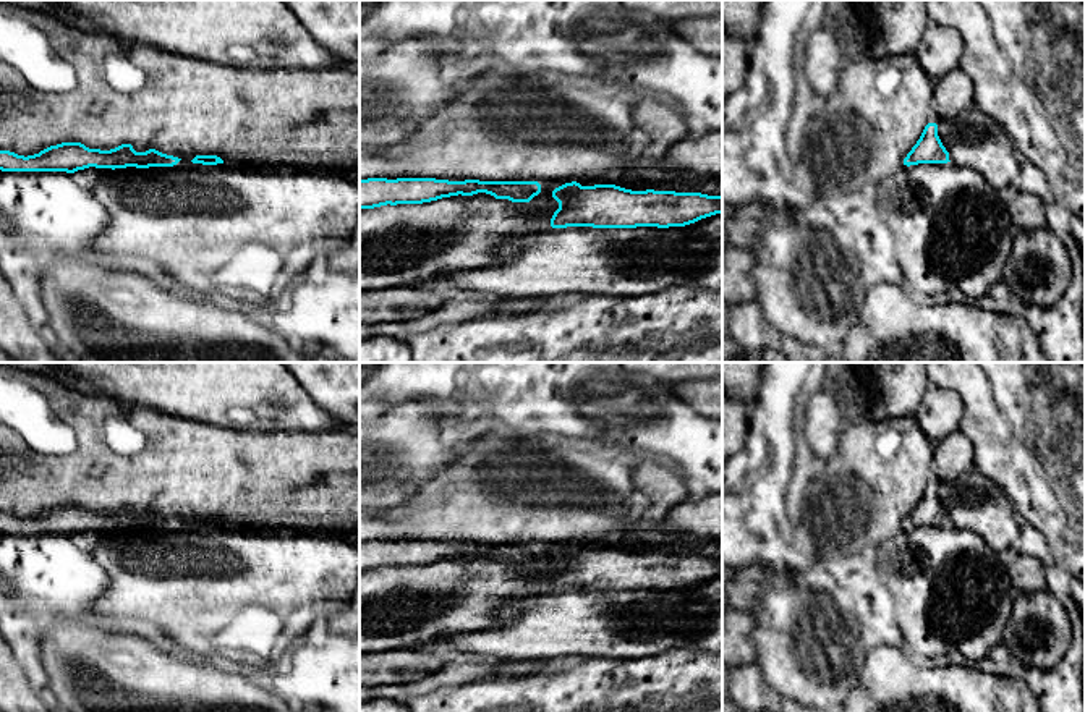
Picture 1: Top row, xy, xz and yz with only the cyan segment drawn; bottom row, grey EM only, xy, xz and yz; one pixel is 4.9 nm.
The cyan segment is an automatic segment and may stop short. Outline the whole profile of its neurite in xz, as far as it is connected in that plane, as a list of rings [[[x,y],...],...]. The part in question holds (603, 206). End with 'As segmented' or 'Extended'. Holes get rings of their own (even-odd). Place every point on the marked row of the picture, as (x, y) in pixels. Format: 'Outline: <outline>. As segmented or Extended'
Outline: [[[565,183],[552,191],[559,209],[552,228],[685,227],[722,214],[722,196],[675,191],[632,191],[615,184]]]. As segmented

